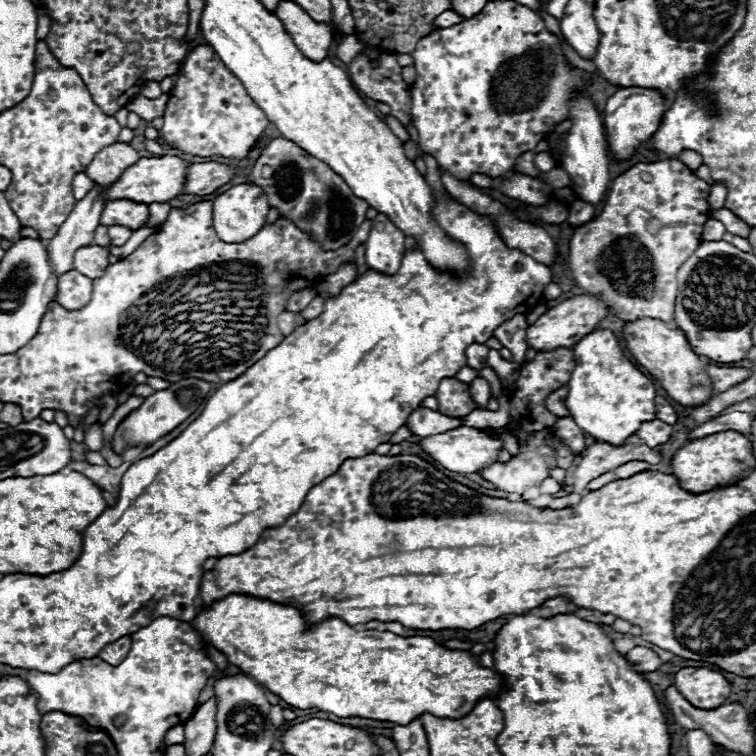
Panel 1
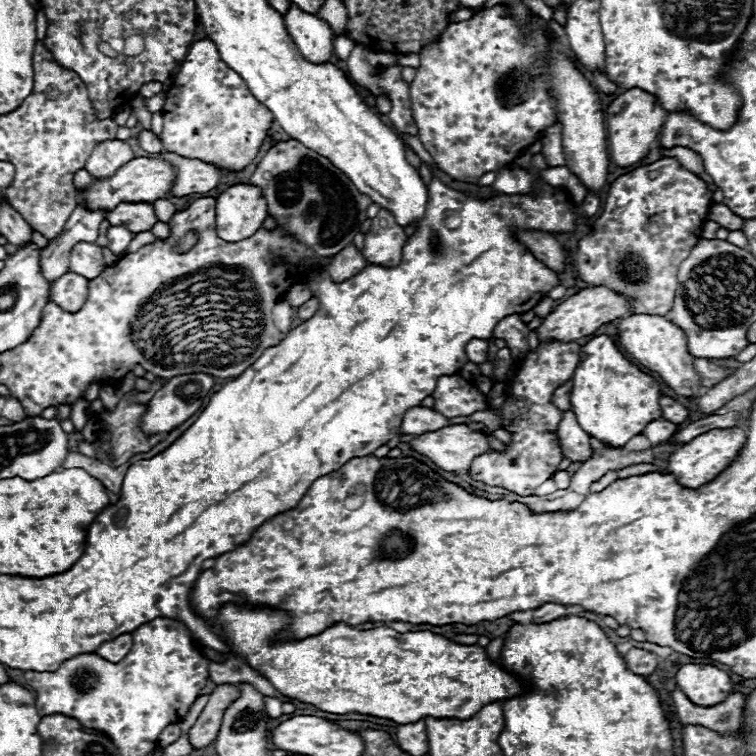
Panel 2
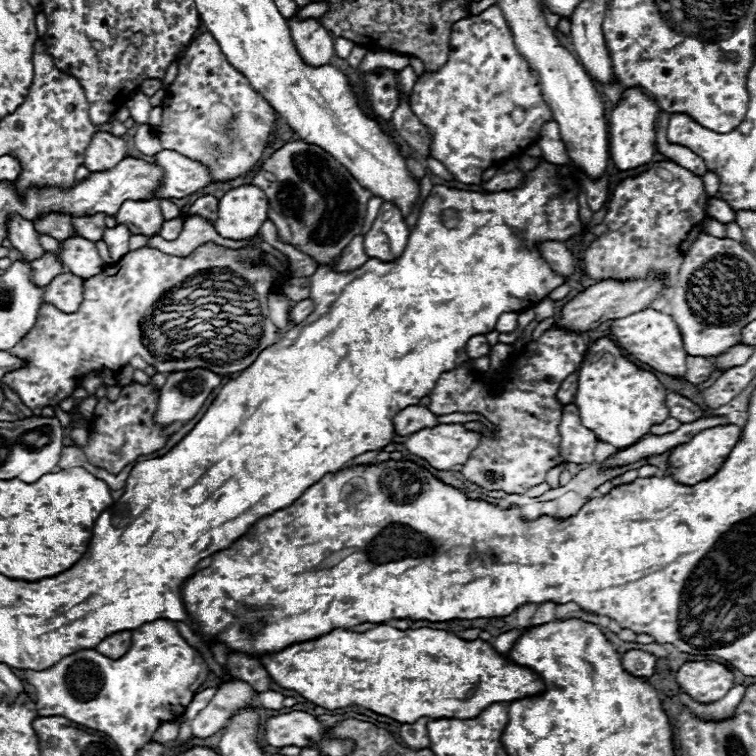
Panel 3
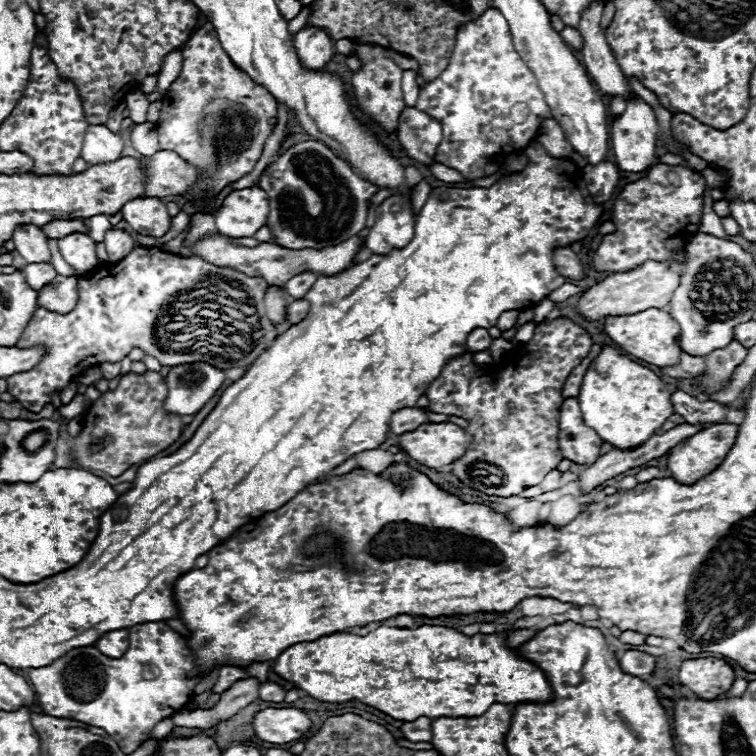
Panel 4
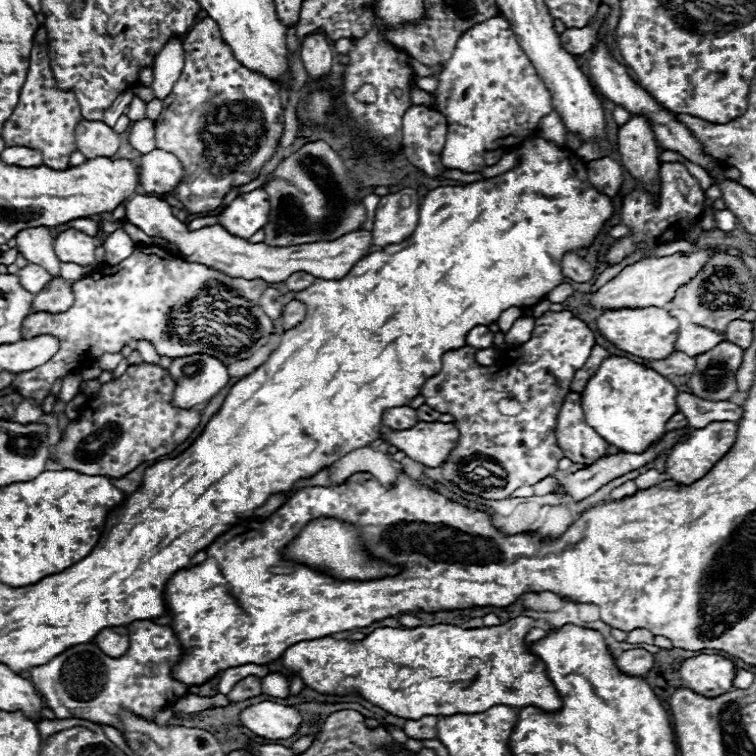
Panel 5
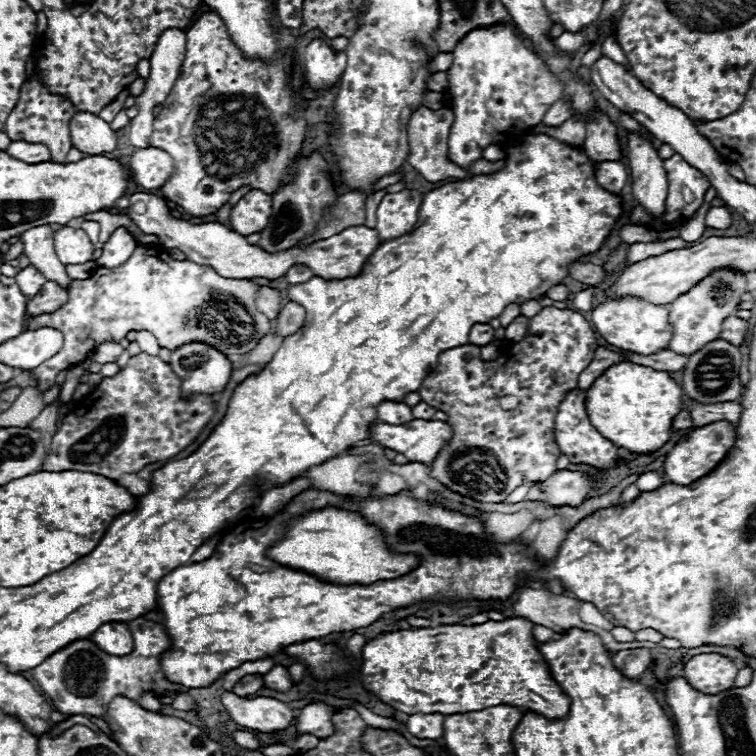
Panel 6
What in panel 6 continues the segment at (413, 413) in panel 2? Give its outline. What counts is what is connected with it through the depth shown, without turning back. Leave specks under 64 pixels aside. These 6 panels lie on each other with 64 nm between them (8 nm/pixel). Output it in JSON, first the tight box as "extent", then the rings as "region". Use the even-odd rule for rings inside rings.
{"extent":[376,402,414,424],"region":[[[380,402],[376,414],[378,420],[386,424],[404,424],[414,420],[410,406],[406,406],[404,402]]]}

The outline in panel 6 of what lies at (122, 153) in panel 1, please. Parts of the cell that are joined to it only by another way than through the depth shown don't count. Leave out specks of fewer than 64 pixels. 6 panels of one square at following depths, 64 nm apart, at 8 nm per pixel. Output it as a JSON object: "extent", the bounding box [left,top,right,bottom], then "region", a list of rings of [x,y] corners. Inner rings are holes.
{"extent":[70,110,116,154],"region":[[[80,110],[70,120],[70,140],[72,146],[84,154],[104,154],[116,148],[116,132],[110,124]]]}

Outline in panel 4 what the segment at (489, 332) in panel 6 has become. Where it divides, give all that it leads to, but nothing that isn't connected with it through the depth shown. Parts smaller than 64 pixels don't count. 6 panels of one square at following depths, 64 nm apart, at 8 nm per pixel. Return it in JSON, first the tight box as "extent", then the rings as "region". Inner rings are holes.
{"extent":[466,330,492,352],"region":[[[474,330],[474,332],[468,334],[466,344],[468,344],[468,350],[470,352],[484,352],[484,350],[490,348],[492,338],[490,338],[488,330]]]}

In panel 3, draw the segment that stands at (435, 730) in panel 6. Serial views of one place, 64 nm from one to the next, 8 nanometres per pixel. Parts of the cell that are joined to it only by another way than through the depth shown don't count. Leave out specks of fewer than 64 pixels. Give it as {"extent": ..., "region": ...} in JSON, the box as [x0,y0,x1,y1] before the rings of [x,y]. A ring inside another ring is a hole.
{"extent":[400,718,430,750],"region":[[[420,718],[414,724],[402,724],[400,726],[400,738],[404,740],[404,744],[408,748],[412,748],[412,750],[428,748],[428,744],[430,744],[428,722],[430,722],[430,718]]]}

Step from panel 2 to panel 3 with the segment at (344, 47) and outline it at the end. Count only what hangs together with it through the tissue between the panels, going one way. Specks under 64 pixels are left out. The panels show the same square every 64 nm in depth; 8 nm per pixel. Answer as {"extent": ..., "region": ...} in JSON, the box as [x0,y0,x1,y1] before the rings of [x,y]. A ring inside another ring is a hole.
{"extent":[334,38,354,58],"region":[[[336,38],[334,40],[334,50],[336,50],[336,54],[340,58],[348,58],[350,52],[352,52],[352,48],[354,48],[354,42],[348,40],[348,38]]]}

